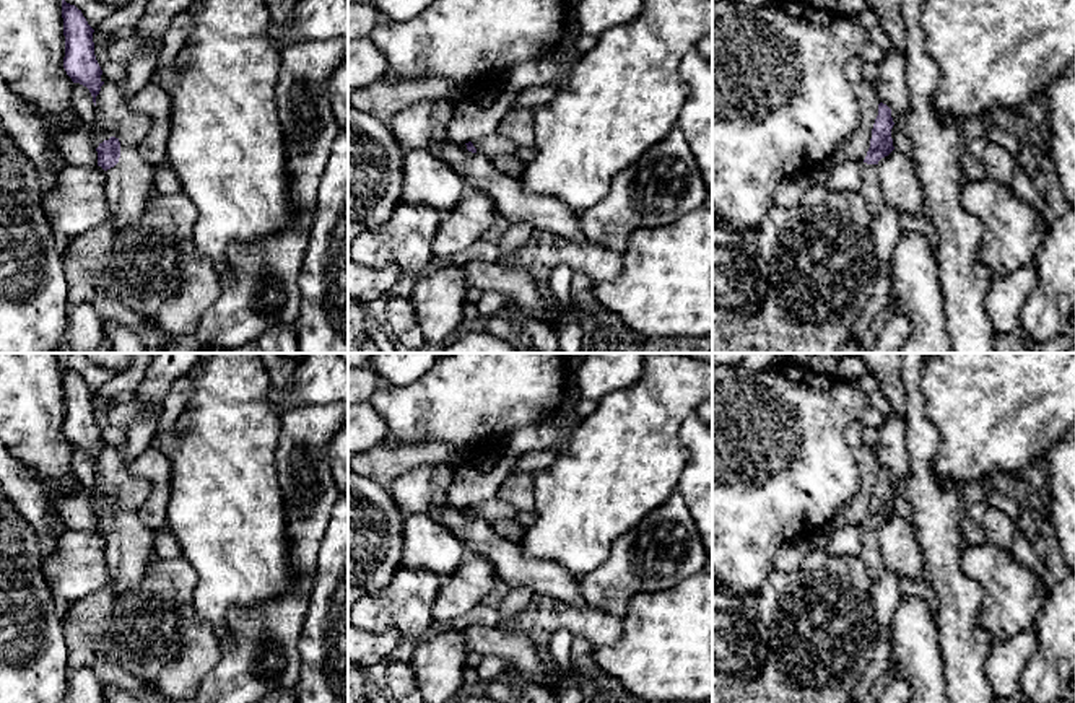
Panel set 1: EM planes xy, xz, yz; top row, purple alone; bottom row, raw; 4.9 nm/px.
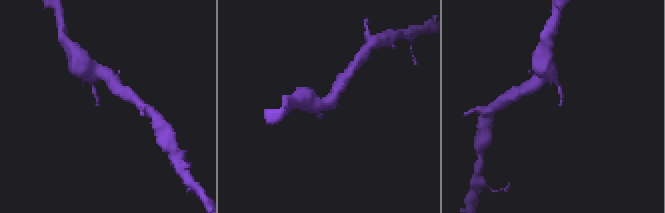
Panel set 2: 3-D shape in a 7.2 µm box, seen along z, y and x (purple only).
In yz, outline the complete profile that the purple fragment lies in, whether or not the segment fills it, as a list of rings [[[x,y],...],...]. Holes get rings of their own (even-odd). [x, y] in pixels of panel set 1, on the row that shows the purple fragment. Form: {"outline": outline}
{"outline": [[[880,103],[872,129],[870,148],[860,166],[862,186],[859,190],[870,213],[868,226],[875,244],[877,262],[888,277],[891,275],[893,251],[901,241],[903,231],[898,225],[898,213],[881,195],[877,164],[894,150],[891,138],[893,125],[891,109]]]}

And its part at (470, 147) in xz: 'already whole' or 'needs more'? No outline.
needs more

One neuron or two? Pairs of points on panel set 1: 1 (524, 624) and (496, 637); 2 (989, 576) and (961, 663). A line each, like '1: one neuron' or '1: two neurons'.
1: two neurons
2: two neurons

